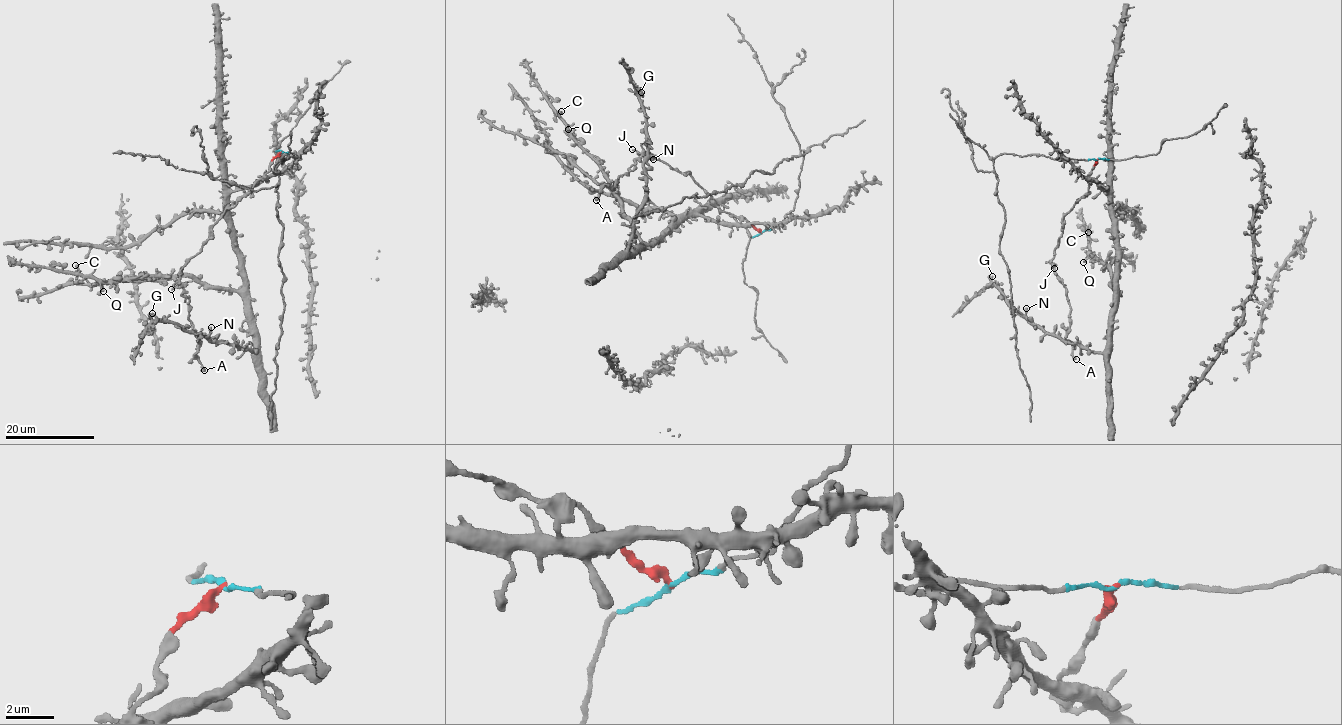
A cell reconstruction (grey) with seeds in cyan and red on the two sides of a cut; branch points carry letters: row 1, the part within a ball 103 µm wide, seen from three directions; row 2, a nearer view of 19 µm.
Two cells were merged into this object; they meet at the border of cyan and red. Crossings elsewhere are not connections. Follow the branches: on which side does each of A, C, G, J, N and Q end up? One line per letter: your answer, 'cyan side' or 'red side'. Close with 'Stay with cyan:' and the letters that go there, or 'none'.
A: red side
C: cyan side
G: cyan side
J: red side
N: cyan side
Q: cyan side
Stay with cyan: C, G, N, Q

